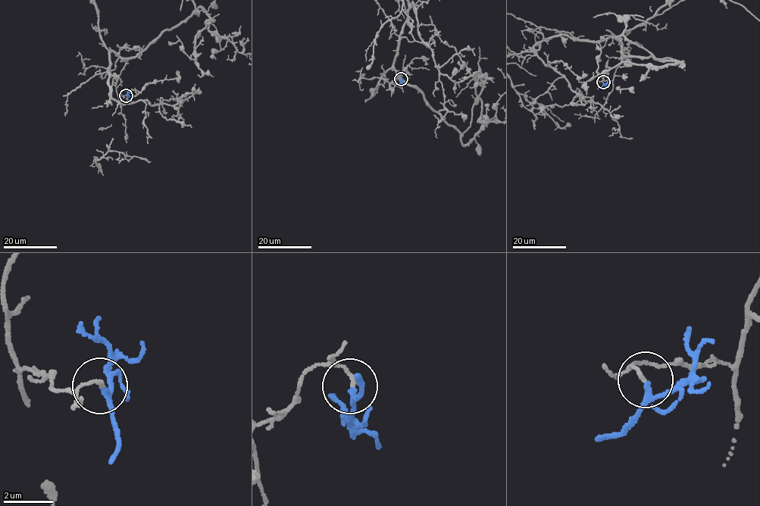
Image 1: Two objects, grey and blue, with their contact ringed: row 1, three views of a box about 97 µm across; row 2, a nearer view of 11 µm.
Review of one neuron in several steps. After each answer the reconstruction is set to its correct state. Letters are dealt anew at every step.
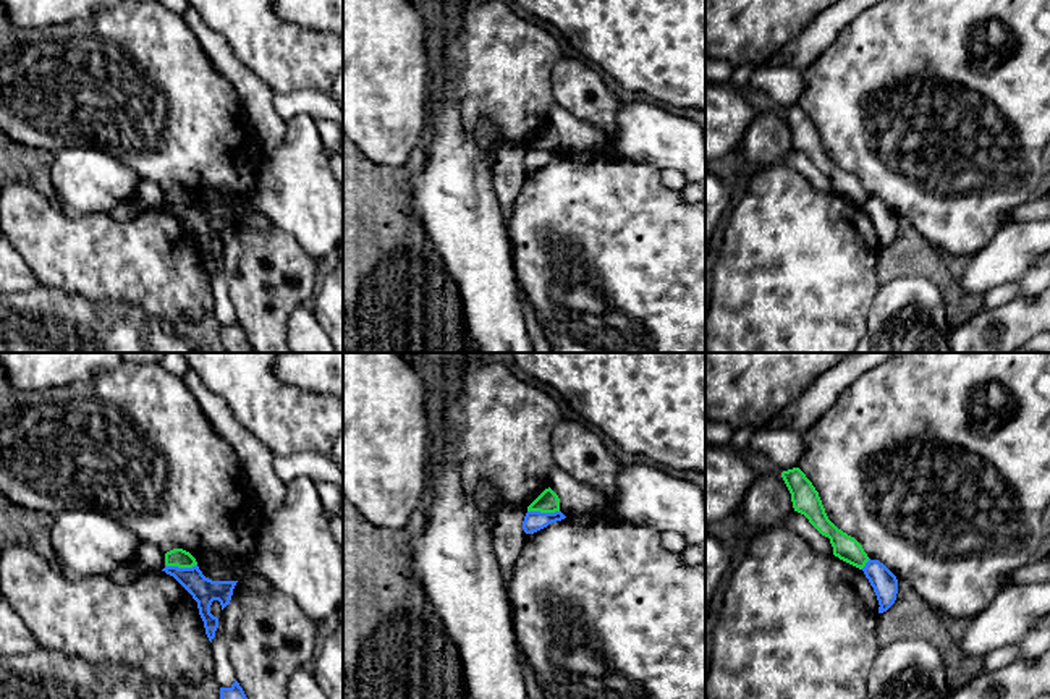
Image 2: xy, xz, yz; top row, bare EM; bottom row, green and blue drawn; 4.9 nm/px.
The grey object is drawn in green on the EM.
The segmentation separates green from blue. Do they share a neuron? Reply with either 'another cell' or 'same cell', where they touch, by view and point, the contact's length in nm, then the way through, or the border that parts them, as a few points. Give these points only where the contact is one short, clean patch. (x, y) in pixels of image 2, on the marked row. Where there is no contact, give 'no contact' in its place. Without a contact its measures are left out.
another cell | xy (182, 567) | 160 nm | along xy (165, 563), (178, 567), (196, 565)

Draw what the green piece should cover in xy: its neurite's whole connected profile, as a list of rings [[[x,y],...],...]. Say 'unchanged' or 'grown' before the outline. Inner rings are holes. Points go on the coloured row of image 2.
unchanged; [[[173,549],[165,553],[165,565],[178,568],[193,568],[197,565],[197,561],[189,552],[183,549]]]

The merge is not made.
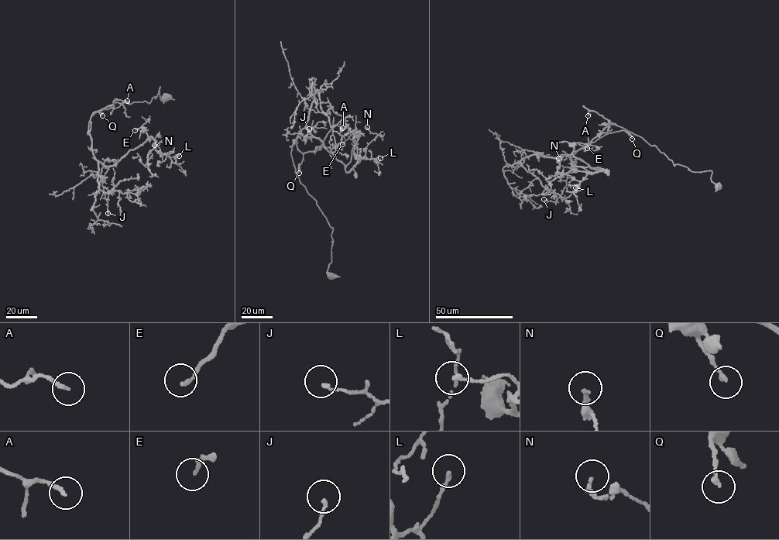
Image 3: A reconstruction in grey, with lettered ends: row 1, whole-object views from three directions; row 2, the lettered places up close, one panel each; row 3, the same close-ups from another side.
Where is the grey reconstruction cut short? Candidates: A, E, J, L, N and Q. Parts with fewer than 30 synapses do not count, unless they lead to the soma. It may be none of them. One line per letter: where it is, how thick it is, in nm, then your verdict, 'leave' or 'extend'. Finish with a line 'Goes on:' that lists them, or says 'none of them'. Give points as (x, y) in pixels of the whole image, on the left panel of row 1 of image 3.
A: place (127, 101); calibre 150 nm; leave
E: place (135, 130); calibre 160 nm; leave
J: place (108, 213); calibre 120 nm; leave
L: place (179, 156); calibre 160 nm; leave
N: place (154, 145); calibre 150 nm; leave
Q: place (102, 115); calibre 200 nm; leave
Goes on: none of them

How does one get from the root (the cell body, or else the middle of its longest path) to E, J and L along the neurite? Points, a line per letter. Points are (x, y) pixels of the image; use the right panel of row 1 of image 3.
E: (717, 186), (712, 171), (674, 166), (630, 132), (574, 151), (572, 166), (600, 168), (572, 154), (587, 148)
J: (717, 186), (712, 171), (674, 166), (654, 145), (621, 130), (573, 152), (562, 194), (555, 201), (543, 199)
L: (717, 186), (712, 171), (674, 166), (622, 130), (570, 155), (573, 167), (606, 170), (575, 187)

